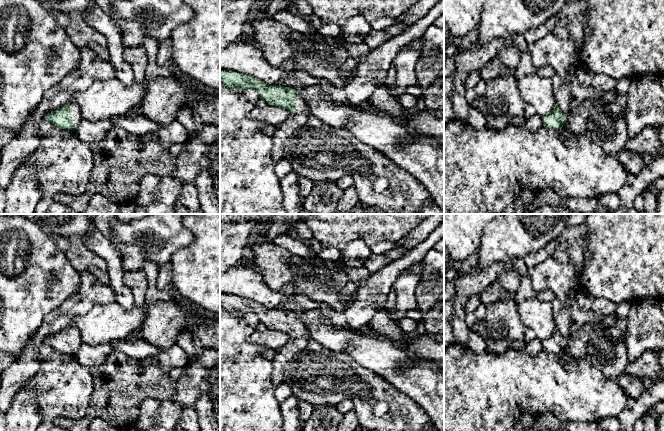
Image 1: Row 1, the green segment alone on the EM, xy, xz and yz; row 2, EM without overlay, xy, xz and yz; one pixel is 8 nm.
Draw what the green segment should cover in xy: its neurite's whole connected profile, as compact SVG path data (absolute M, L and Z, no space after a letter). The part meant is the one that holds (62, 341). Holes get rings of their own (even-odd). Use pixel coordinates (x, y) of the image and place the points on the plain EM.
M72 327L53 335L51 338L48 338L45 343L45 347L50 346L61 353L75 355L82 343L79 329Z

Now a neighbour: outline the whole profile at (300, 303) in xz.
M294 294L293 299L280 305L278 309L292 312L305 312L308 310L320 310L324 316L328 316L336 327L353 329L349 326L345 314L337 312L324 302L316 302L305 295Z

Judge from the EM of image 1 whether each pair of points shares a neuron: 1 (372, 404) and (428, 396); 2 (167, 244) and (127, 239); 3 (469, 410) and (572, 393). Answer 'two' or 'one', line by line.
1: two
2: one
3: one

